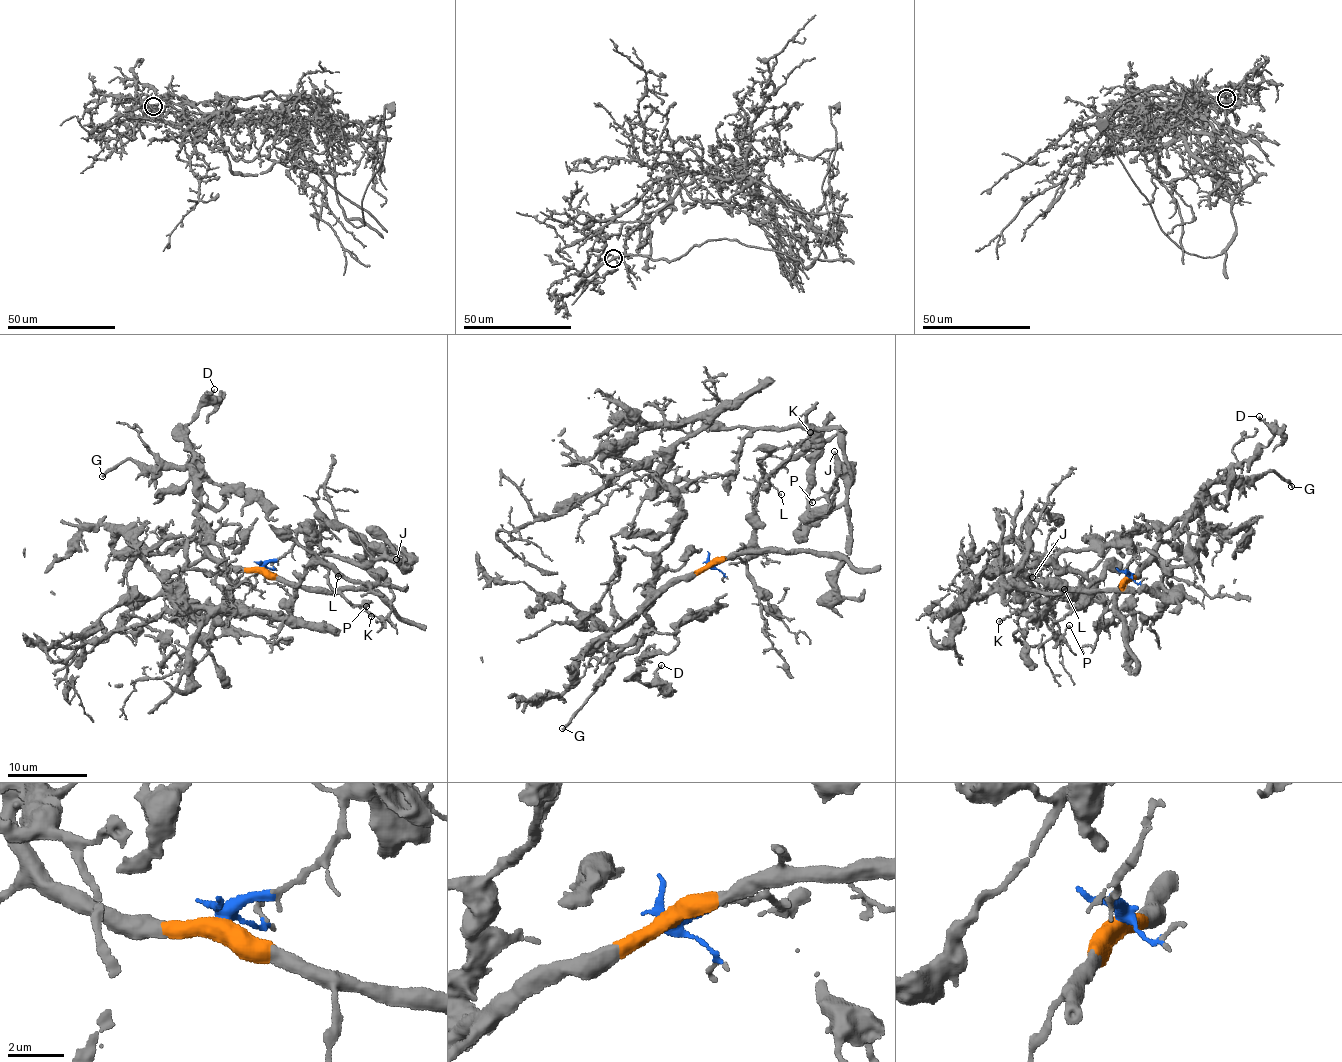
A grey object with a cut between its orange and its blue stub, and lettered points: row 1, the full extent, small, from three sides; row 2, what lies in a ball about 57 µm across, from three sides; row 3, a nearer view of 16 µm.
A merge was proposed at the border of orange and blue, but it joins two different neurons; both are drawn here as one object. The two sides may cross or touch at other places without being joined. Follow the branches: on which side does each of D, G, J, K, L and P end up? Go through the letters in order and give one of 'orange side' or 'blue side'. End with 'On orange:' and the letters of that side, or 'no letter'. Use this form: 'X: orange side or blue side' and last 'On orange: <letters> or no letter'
D: orange side
G: orange side
J: blue side
K: blue side
L: blue side
P: blue side
On orange: D, G

